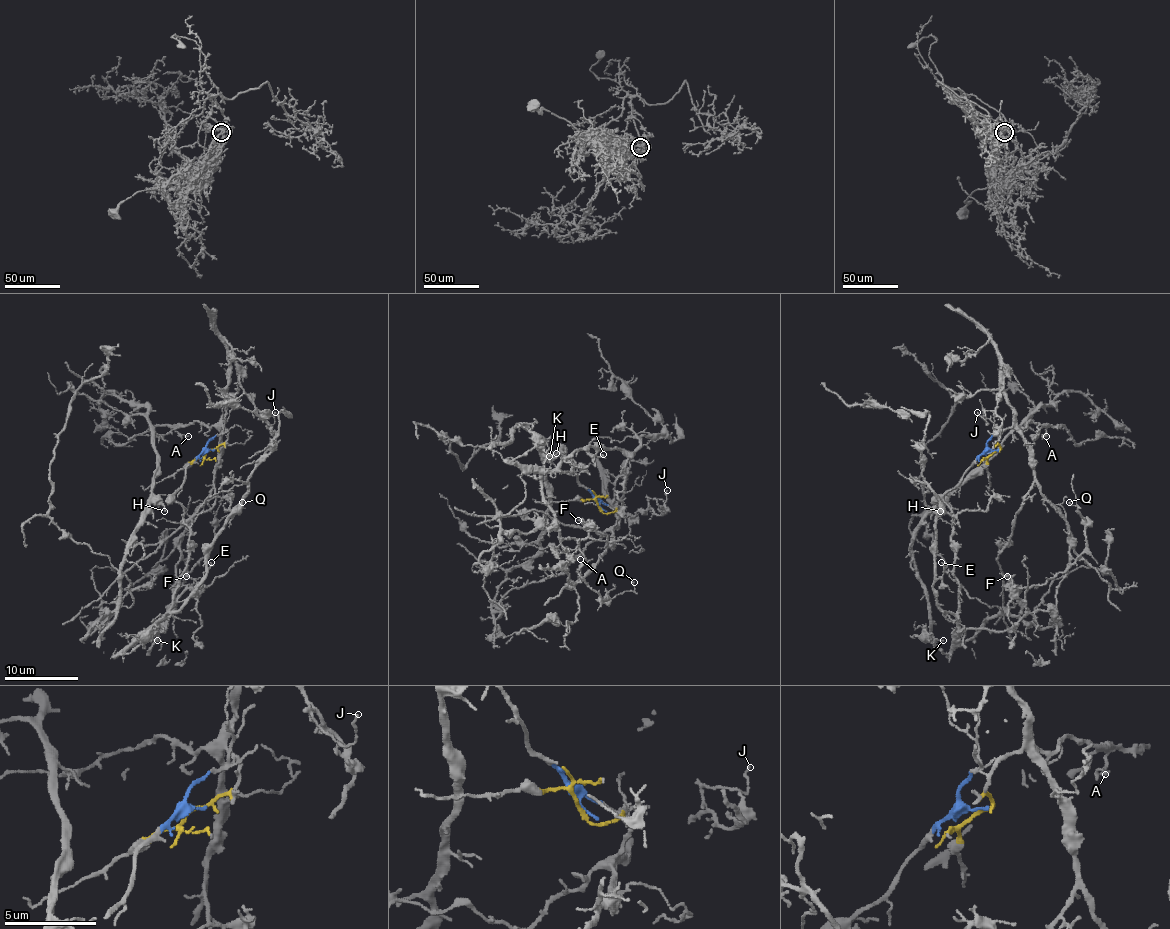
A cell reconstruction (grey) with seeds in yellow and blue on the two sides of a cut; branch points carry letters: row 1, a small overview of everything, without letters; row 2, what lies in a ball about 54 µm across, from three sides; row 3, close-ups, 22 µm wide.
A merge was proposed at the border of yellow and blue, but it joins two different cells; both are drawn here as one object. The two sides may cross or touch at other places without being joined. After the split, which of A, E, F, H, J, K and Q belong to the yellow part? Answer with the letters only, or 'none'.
A, J

